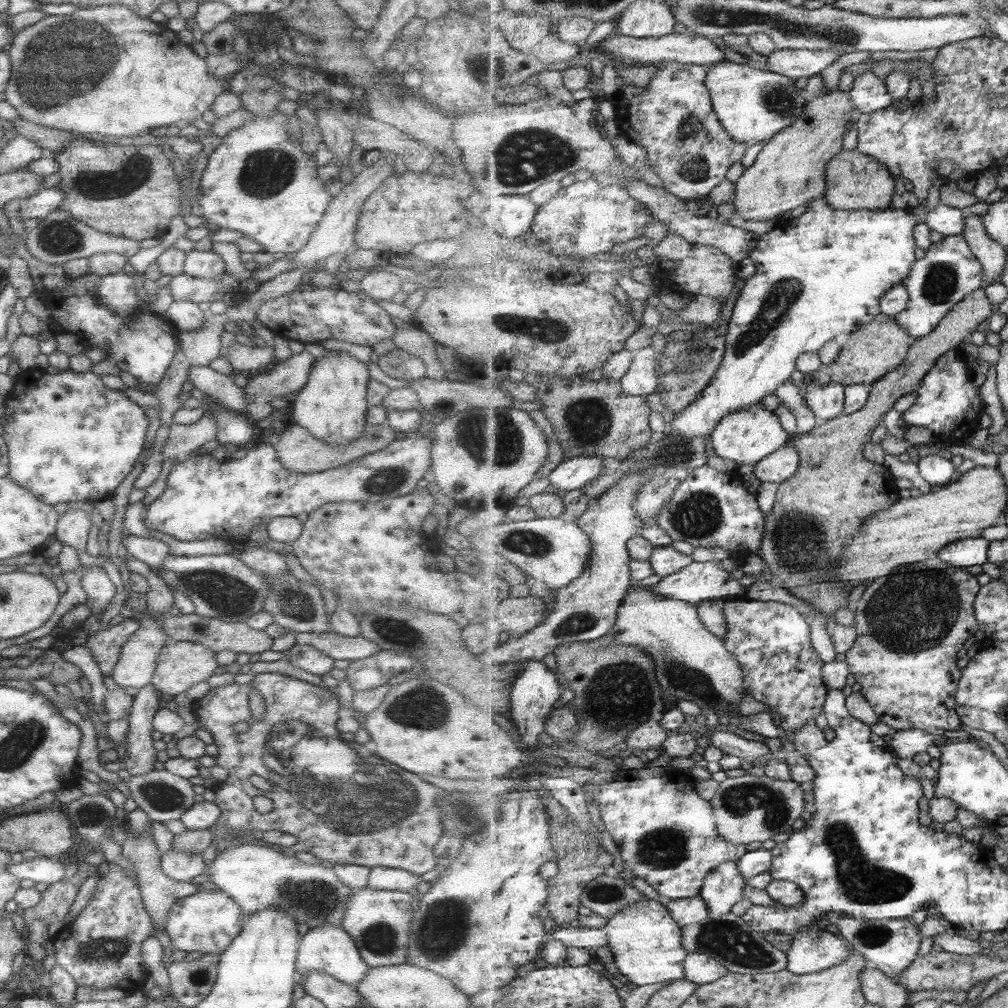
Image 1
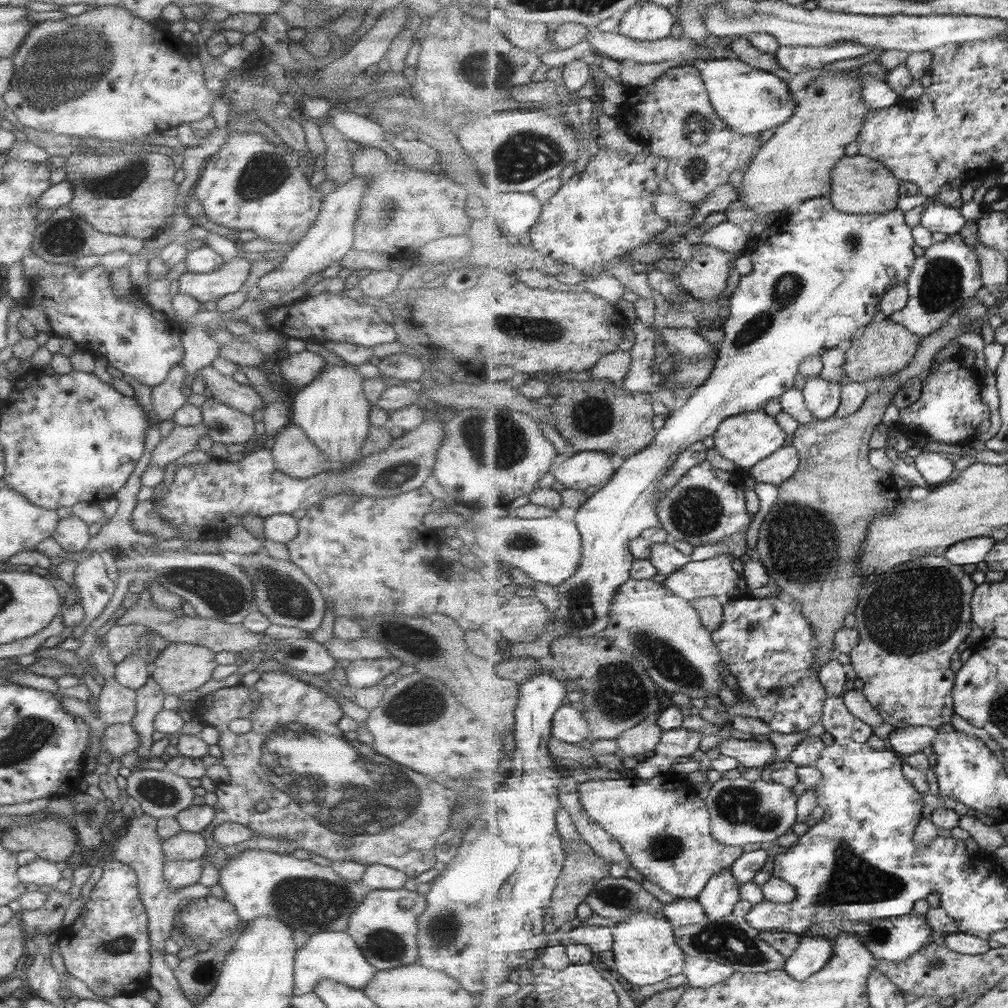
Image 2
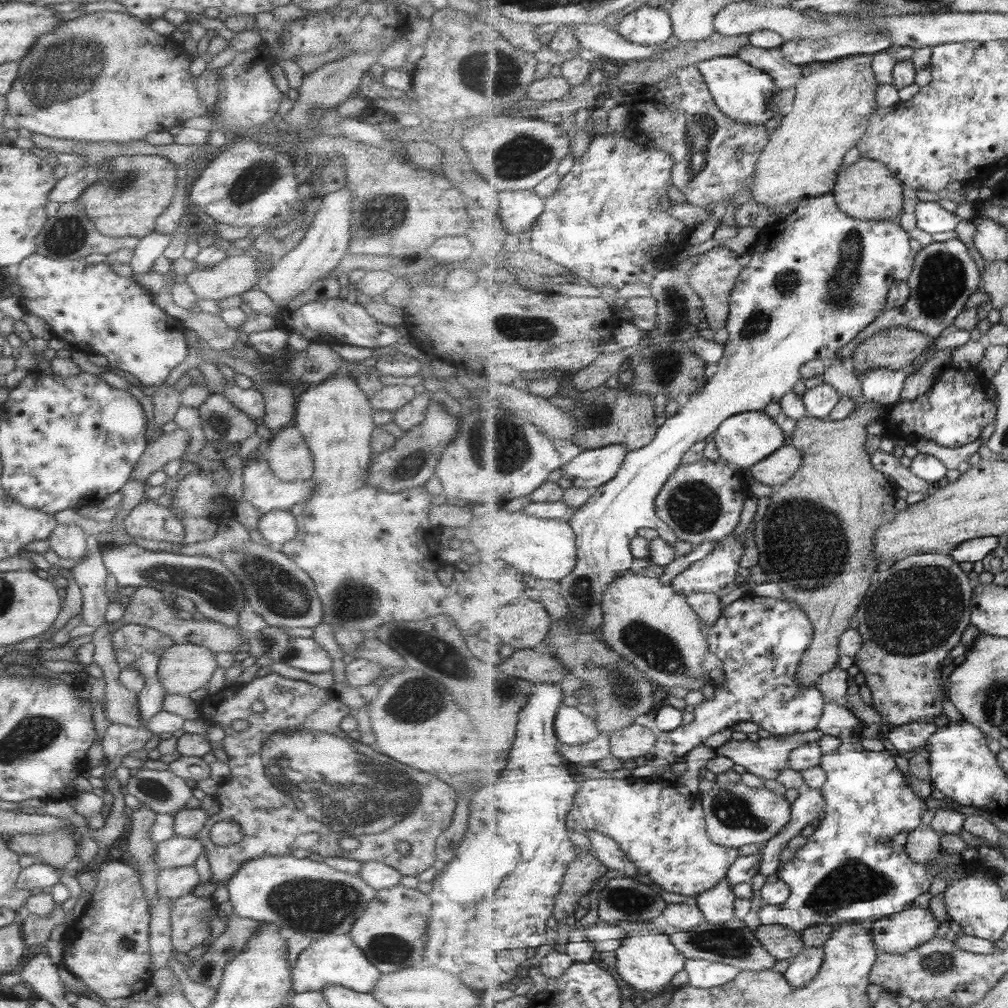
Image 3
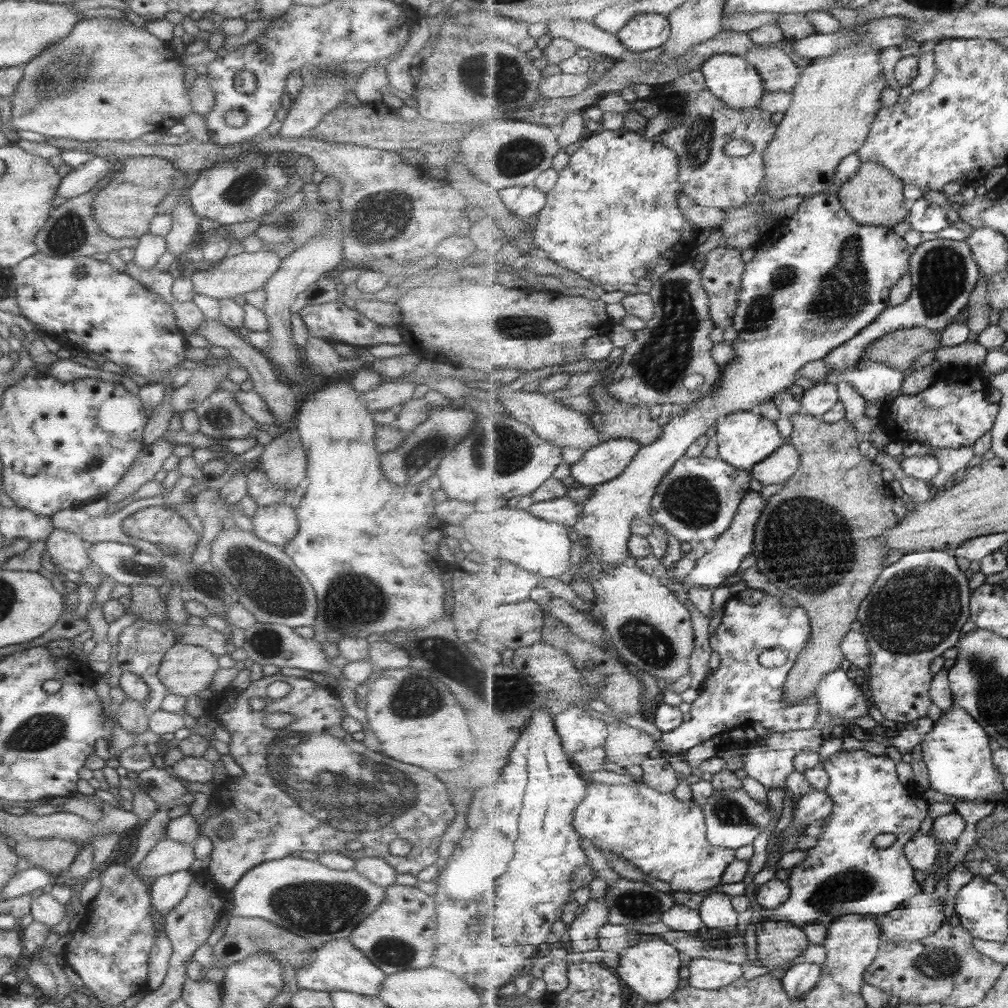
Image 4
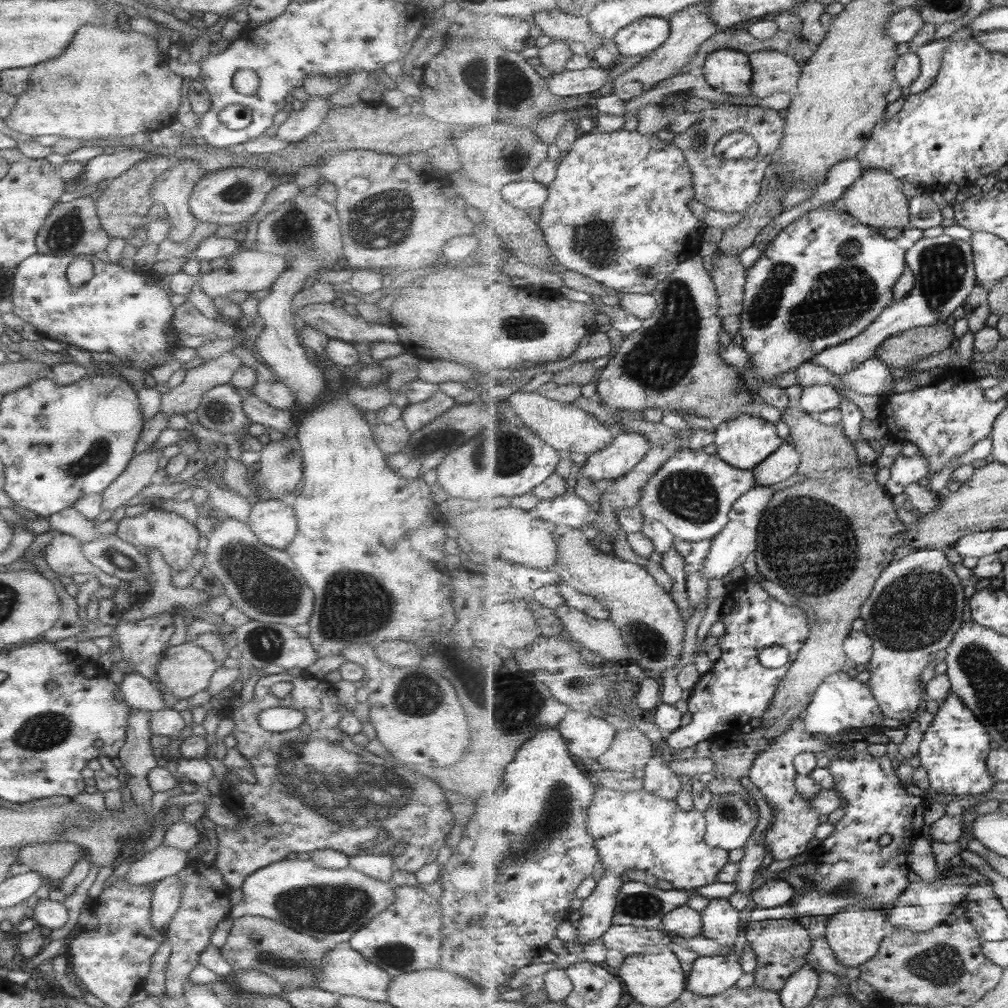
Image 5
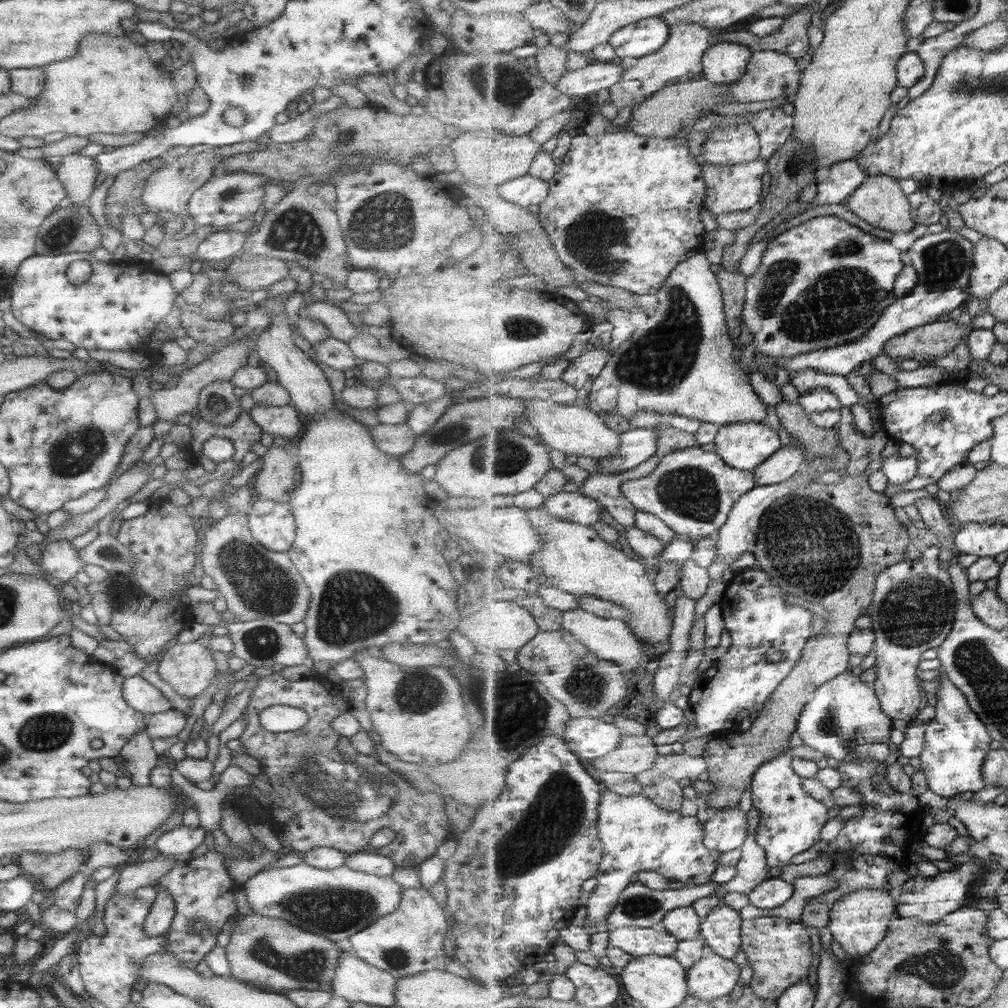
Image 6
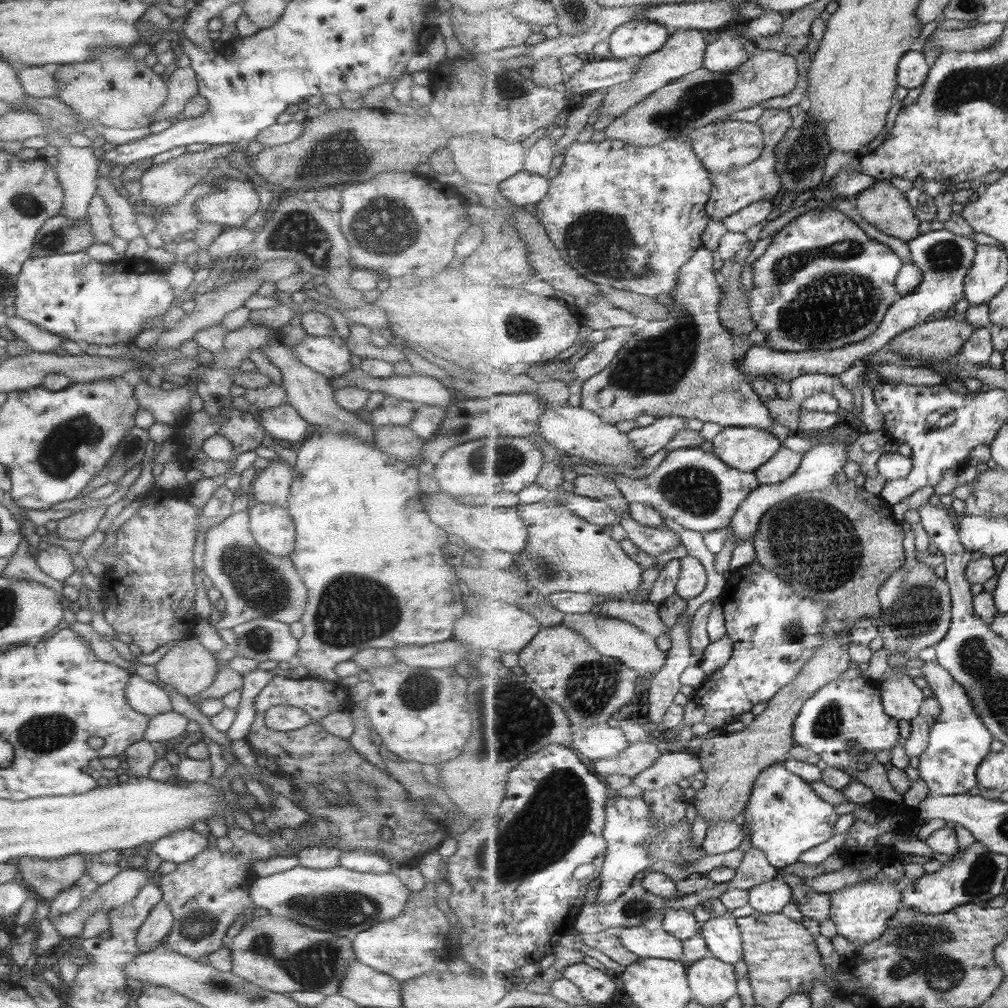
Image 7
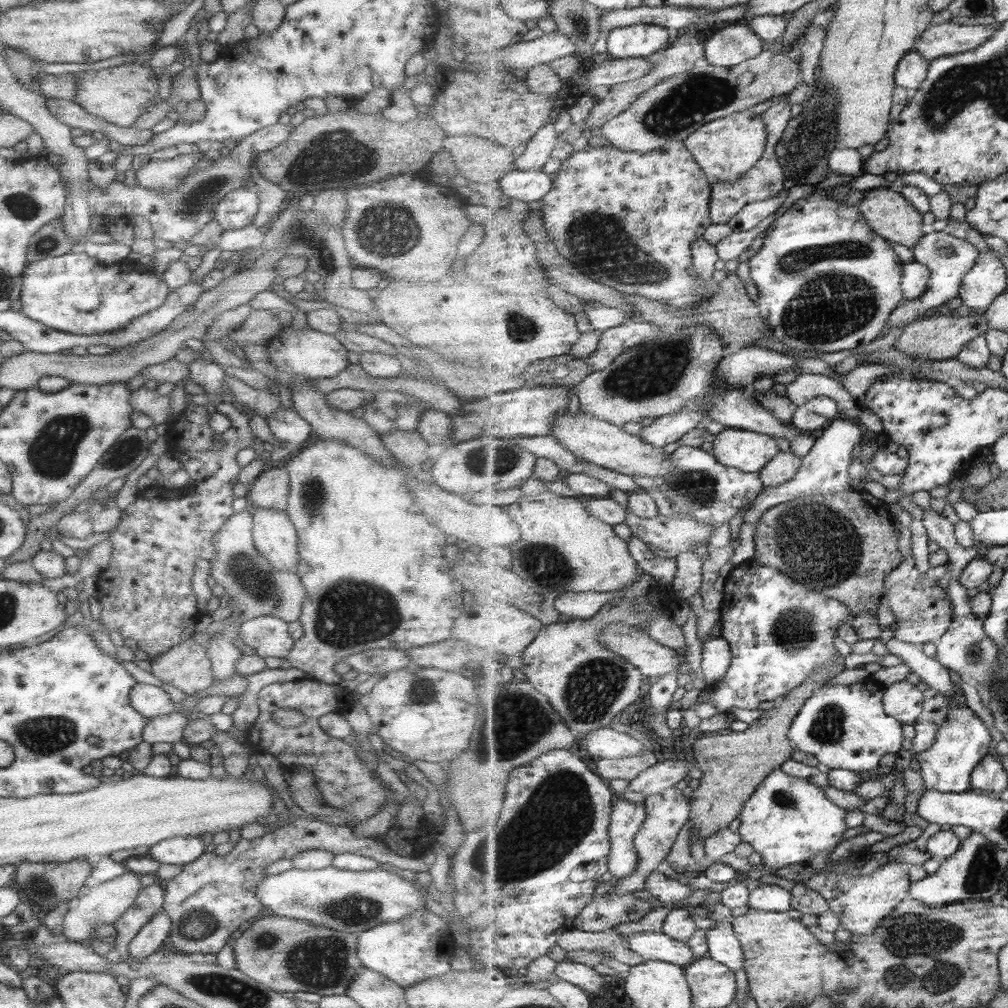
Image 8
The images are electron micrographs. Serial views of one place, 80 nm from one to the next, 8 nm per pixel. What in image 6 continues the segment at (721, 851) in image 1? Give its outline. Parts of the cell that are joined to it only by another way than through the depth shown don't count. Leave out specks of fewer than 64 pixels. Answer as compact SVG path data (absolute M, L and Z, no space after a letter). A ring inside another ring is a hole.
M607 789L602 792L602 802L598 811L598 831L604 846L604 855L601 870L596 876L598 883L585 905L587 910L585 927L589 935L611 930L607 922L608 914L617 906L624 889L635 882L638 872L655 871L669 880L676 878L681 883L703 885L712 881L713 873L720 867L717 860L721 852L707 848L704 843L704 826L695 816L683 816L678 810L675 812L666 810L643 794L624 796Z

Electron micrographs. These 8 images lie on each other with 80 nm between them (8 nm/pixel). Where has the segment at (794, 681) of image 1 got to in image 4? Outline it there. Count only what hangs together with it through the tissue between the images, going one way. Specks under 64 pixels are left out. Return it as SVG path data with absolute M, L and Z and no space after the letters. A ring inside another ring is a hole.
M755 588L731 595L724 605L718 629L709 638L712 650L721 655L721 664L699 686L698 697L691 703L691 719L671 732L662 733L657 752L685 755L687 750L713 739L716 734L754 722L773 732L815 727L819 707L814 699L798 706L787 706L784 700L787 677L812 634L810 616L803 606L785 606L775 596ZM777 647L788 655L786 663L777 668L763 667L759 656L765 650Z

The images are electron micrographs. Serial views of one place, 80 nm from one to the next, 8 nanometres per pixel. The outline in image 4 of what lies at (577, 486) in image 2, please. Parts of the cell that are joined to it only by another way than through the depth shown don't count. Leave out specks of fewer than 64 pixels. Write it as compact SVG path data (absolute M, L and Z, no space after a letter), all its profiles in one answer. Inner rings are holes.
M630 438L607 439L585 452L580 460L570 466L571 476L579 486L599 488L611 480L616 480L631 465L633 458L641 451L642 444Z

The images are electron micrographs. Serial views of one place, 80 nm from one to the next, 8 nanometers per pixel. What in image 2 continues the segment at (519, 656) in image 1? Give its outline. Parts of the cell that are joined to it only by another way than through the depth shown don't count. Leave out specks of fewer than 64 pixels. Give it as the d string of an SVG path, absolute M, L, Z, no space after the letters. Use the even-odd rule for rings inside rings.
M830 197L806 200L787 215L783 222L773 222L767 230L753 238L753 270L741 276L728 295L730 312L723 325L724 339L719 344L719 356L709 380L700 386L687 403L675 409L658 431L653 443L635 456L625 458L612 480L577 510L575 525L583 536L582 559L577 572L558 586L561 607L553 613L553 619L542 638L523 644L506 644L498 659L518 656L543 658L551 652L553 640L562 636L597 636L610 623L611 604L619 588L631 578L634 553L630 543L642 537L649 528L662 528L653 504L659 485L677 457L692 444L713 436L724 420L744 412L762 410L775 398L781 399L791 386L795 376L801 373L802 361L811 356L822 356L844 340L857 336L869 324L881 317L883 297L887 291L905 283L914 271L917 254L913 252L916 240L913 227L907 226L905 212L895 209L887 214L847 214L835 208Z

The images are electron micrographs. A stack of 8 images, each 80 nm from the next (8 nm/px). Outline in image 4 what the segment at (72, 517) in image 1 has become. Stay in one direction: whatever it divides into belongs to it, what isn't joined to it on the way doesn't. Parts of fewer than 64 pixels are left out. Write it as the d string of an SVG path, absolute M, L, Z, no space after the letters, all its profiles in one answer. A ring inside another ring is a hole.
M53 529L44 541L44 549L49 554L50 562L69 572L82 572L90 566L86 547L81 539L67 532Z

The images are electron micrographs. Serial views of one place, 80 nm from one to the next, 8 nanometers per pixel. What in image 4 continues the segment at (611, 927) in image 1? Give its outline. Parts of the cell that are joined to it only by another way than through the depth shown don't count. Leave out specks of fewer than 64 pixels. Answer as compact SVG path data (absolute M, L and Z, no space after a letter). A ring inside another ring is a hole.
M661 934L641 938L635 947L623 951L620 955L619 967L614 968L616 975L646 1004L659 1004L671 999L685 983L682 979L682 955L674 945L665 941Z

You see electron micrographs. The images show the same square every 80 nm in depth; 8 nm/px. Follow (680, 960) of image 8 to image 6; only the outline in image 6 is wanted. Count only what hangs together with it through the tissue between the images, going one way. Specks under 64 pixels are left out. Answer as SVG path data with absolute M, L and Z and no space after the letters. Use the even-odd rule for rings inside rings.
M625 926L611 929L608 941L634 957L645 955L674 956L677 953L678 938L661 927Z

